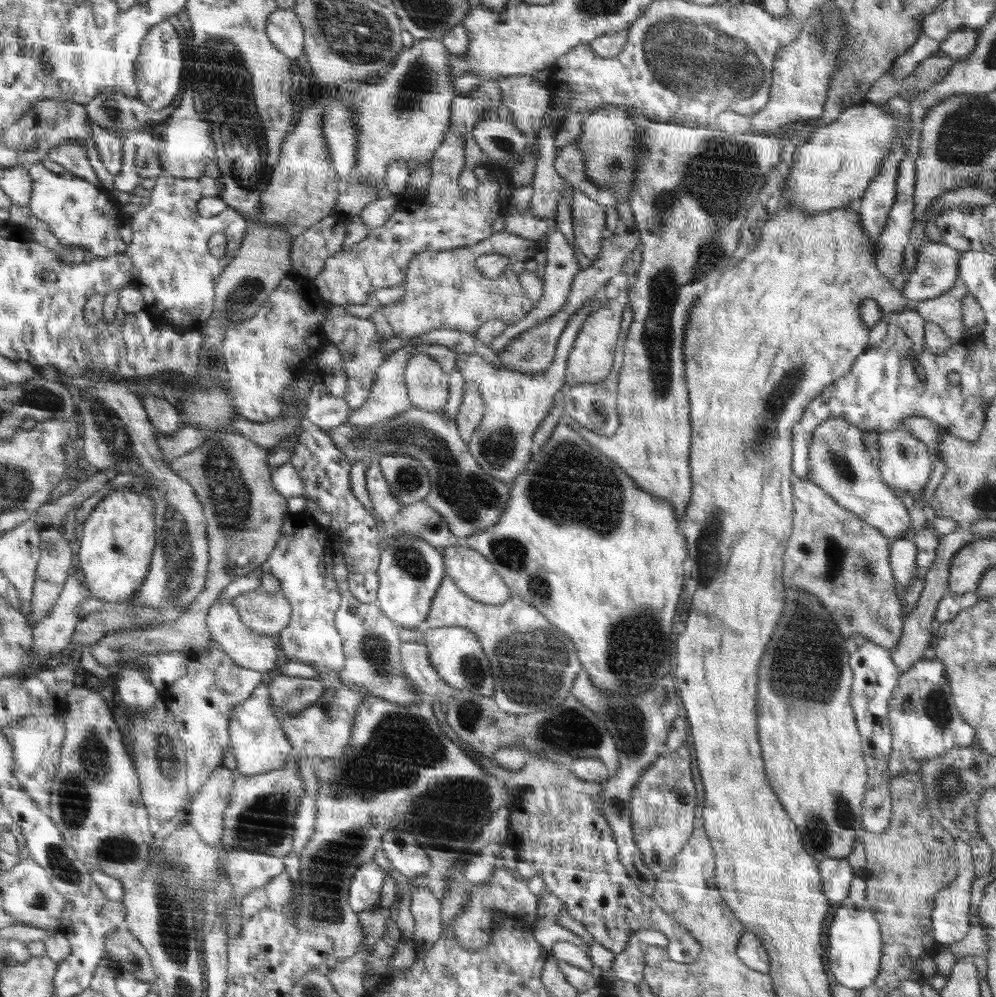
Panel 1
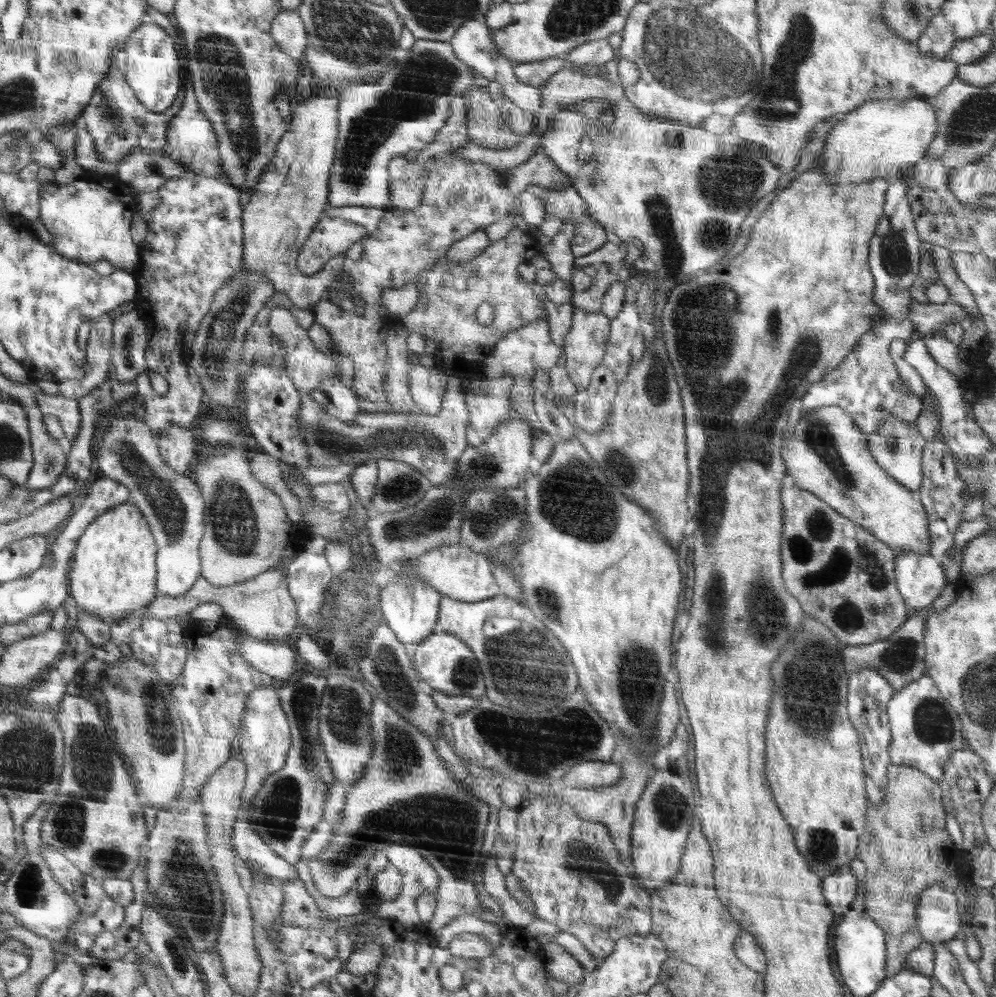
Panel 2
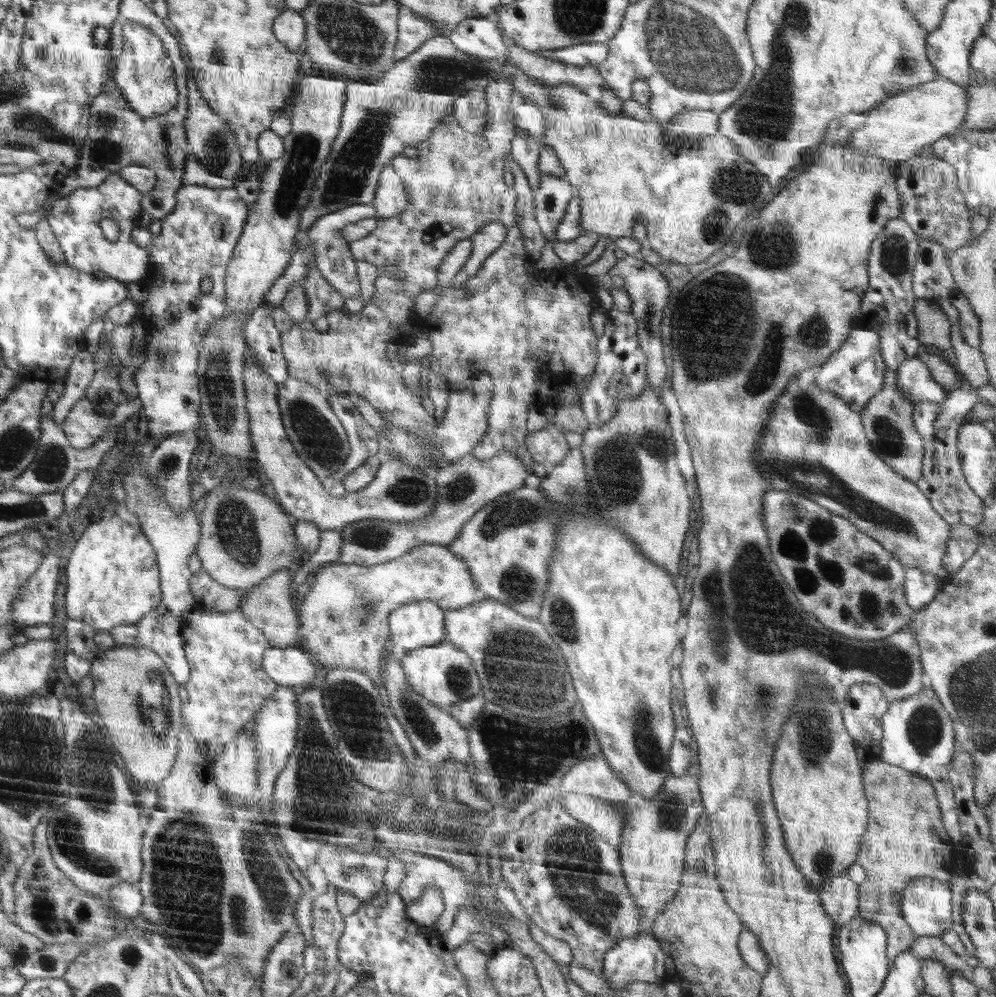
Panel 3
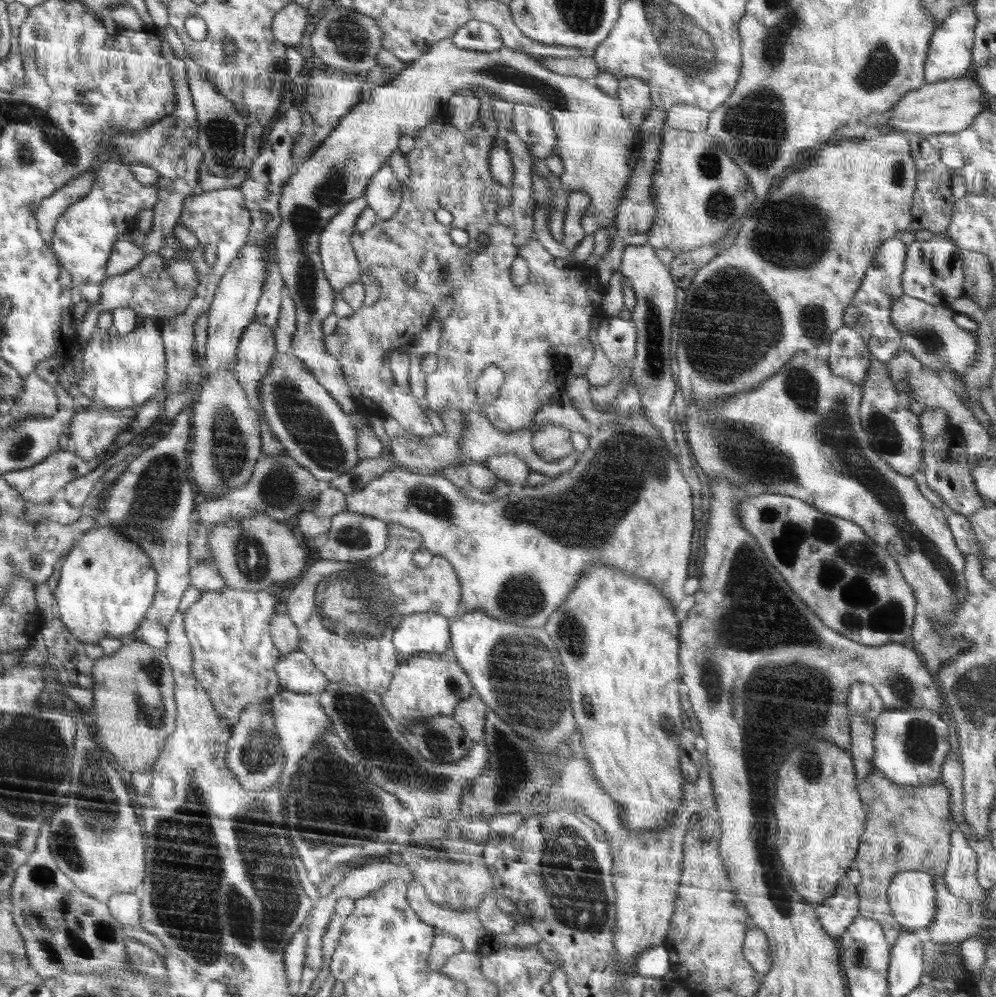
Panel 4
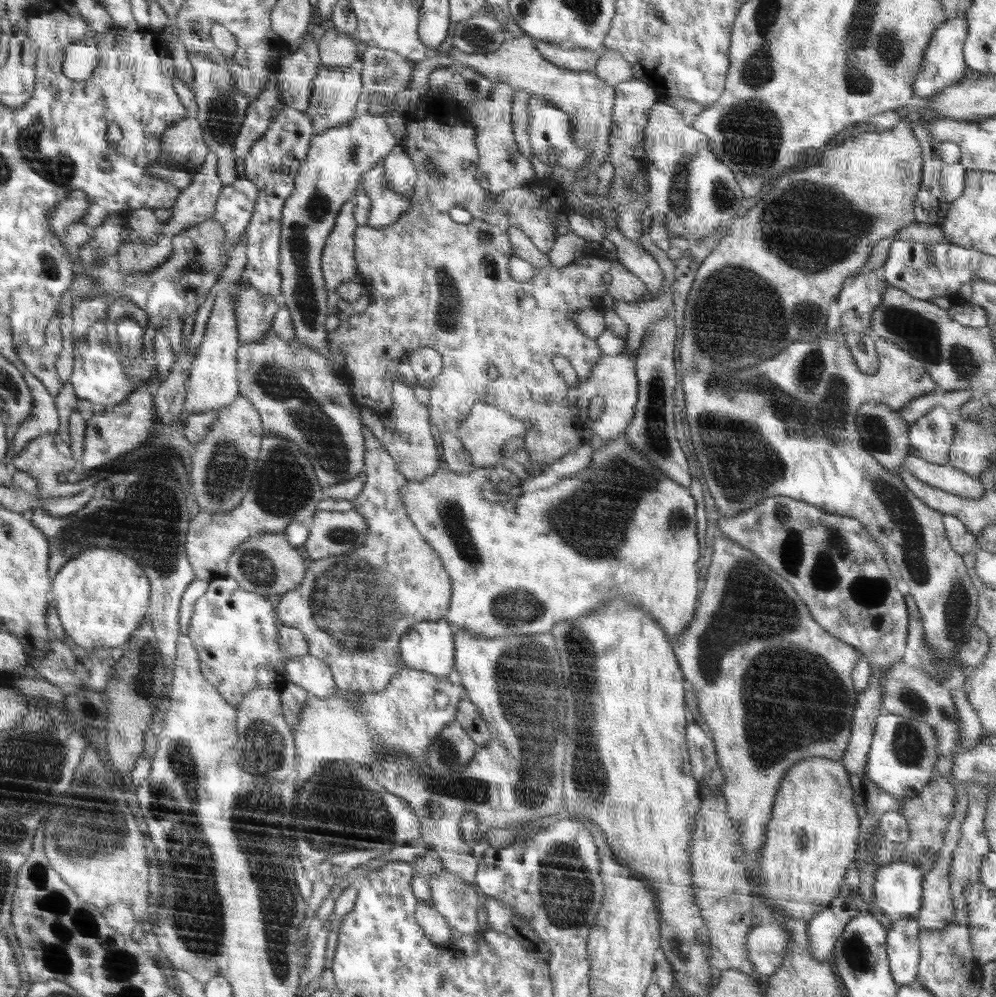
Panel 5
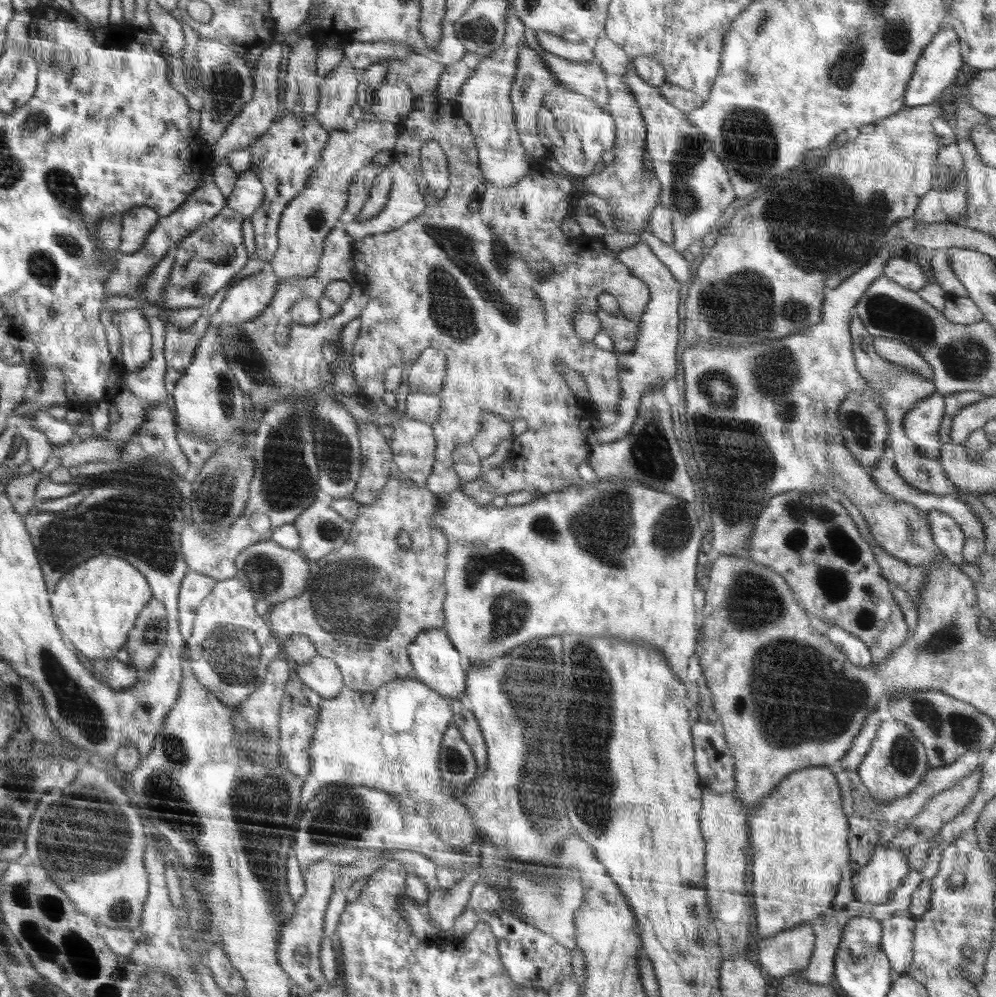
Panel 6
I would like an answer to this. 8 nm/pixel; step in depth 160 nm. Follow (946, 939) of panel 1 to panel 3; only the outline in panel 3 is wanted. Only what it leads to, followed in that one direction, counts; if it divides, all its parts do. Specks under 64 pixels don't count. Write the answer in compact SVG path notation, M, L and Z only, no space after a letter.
M920 877L902 889L902 917L917 937L941 937L952 927L952 896L947 881Z

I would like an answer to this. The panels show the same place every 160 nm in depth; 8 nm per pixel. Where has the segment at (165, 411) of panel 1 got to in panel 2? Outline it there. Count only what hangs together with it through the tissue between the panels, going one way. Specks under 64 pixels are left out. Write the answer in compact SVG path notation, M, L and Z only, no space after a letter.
M170 425L170 428L160 433L158 441L166 465L178 473L186 474L190 460L194 458L194 438L190 431L178 425Z

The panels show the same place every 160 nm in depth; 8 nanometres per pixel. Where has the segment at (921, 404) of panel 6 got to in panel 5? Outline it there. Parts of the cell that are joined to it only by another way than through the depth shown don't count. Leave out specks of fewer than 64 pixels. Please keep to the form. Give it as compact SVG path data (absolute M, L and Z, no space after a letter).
M934 407L914 422L908 432L912 455L937 465L950 462L954 426L949 413L944 407Z

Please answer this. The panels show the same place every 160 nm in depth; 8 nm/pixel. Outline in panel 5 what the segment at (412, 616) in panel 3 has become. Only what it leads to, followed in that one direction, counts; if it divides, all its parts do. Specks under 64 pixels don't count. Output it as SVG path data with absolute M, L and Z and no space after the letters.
M424 620L402 636L400 651L406 667L447 678L455 665L454 643L448 621Z

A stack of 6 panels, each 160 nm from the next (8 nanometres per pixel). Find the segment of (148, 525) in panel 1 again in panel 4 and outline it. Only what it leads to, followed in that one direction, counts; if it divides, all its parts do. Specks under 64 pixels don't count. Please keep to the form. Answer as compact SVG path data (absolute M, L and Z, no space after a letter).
M90 528L70 550L61 568L58 584L53 592L60 620L80 642L99 643L103 638L125 638L146 620L157 594L157 572L146 552L134 541L113 528Z

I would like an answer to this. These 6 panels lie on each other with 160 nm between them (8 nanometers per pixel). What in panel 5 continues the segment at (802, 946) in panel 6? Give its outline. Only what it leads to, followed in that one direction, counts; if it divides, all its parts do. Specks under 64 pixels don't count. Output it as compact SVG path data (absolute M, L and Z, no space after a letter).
M759 921L749 933L750 961L765 979L778 971L789 948L788 934L782 924Z

